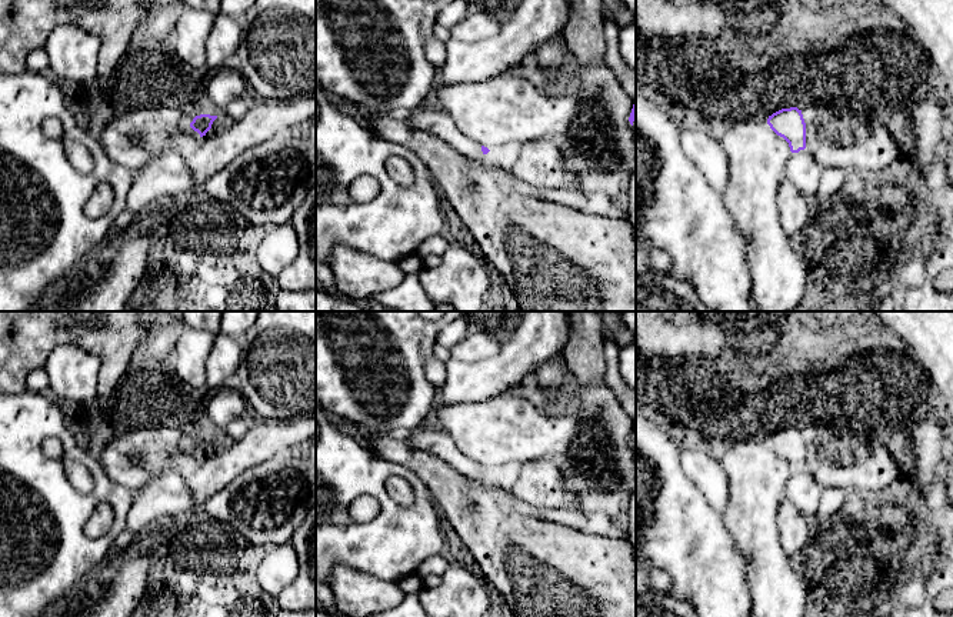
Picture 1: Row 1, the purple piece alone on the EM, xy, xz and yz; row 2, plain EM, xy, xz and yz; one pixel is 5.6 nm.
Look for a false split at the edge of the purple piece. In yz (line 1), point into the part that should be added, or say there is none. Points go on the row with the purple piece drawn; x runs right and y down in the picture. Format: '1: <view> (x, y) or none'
1: none

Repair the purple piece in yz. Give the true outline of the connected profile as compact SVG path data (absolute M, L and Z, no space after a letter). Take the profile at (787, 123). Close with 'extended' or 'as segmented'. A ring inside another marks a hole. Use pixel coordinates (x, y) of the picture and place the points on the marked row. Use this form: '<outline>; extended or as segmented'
M797 107L782 109L767 119L770 129L783 137L792 153L806 149L806 123Z; as segmented

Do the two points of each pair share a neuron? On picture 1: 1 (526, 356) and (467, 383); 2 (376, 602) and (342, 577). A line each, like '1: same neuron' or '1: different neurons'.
1: same neuron
2: same neuron

